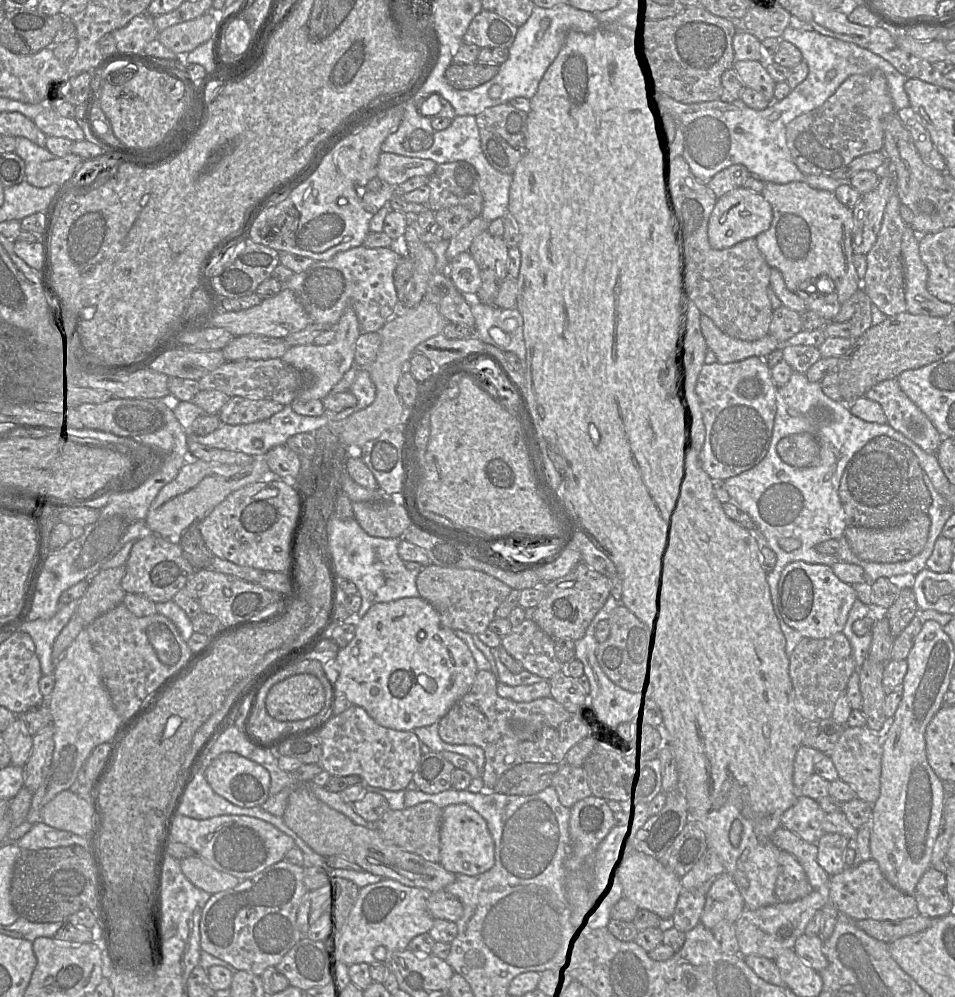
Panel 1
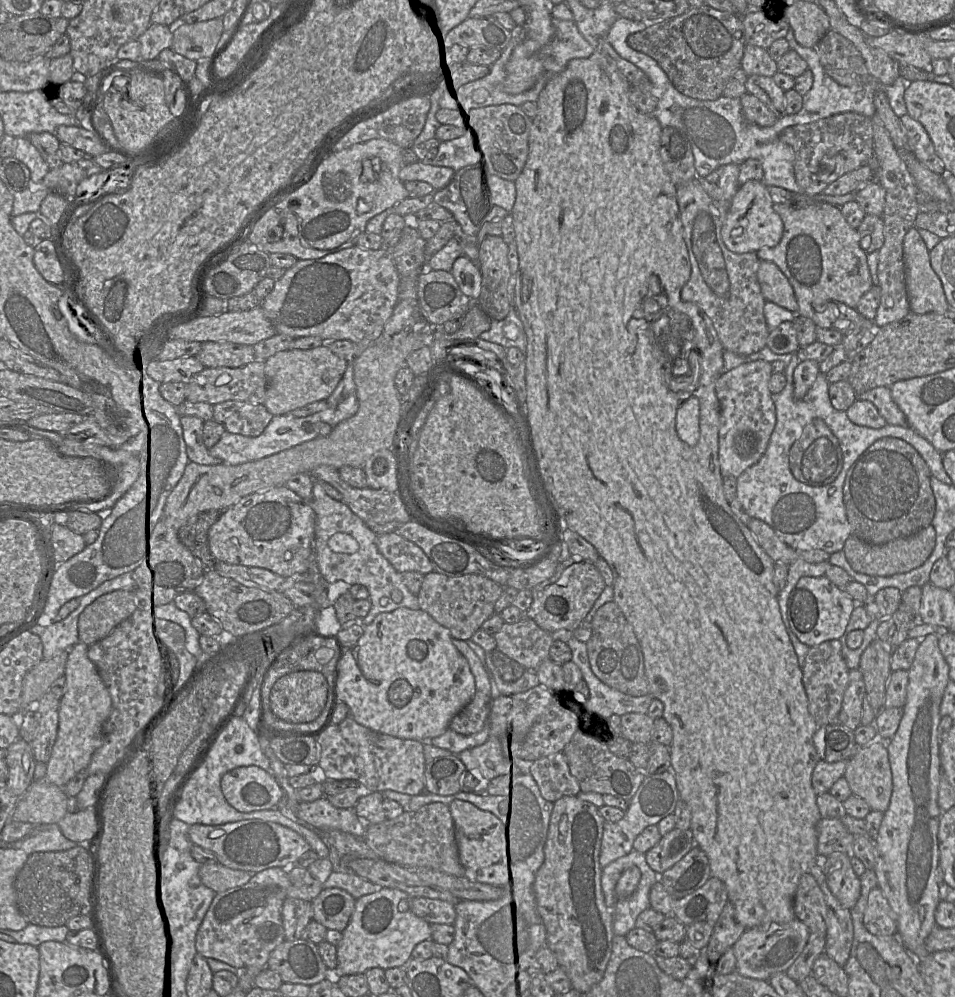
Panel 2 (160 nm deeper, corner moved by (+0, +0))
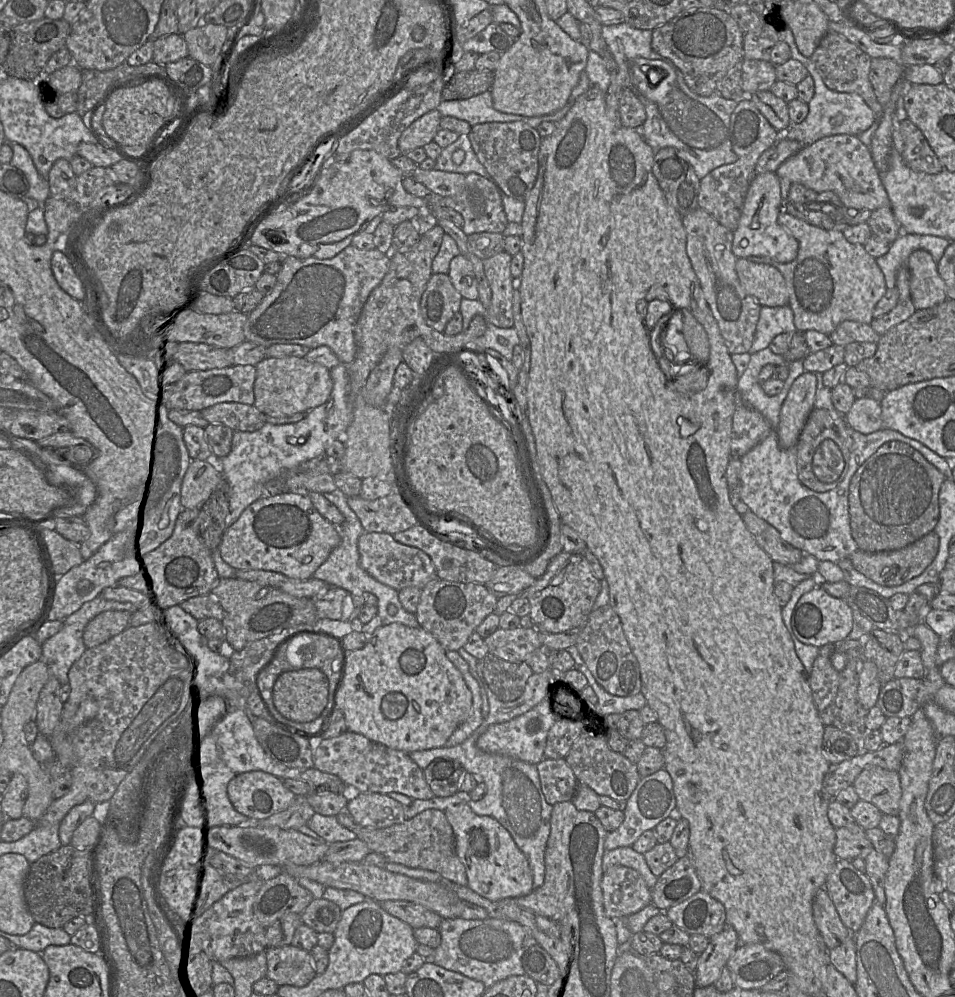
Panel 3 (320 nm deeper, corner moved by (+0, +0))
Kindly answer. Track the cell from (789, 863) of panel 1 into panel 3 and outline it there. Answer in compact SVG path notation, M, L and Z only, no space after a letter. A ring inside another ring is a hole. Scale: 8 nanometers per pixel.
M821 888L816 893L812 909L814 922L829 949L840 946L854 933L841 921L825 888Z

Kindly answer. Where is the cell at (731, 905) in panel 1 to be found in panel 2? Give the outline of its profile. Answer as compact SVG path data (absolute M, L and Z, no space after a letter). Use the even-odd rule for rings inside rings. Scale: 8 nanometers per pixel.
M728 901L714 924L709 943L705 947L709 962L715 965L719 958L733 947L745 930L746 928L737 921L734 907Z

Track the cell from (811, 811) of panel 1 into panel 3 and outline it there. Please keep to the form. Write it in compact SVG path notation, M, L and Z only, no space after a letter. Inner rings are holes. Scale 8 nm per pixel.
M857 823L836 829L834 853L838 859L864 859L873 849L865 830Z

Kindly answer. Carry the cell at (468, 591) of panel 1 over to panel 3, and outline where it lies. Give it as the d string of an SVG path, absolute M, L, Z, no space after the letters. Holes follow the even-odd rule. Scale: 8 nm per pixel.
M434 579L422 589L415 615L420 627L429 632L446 651L459 651L480 623L494 613L497 600L483 584Z

